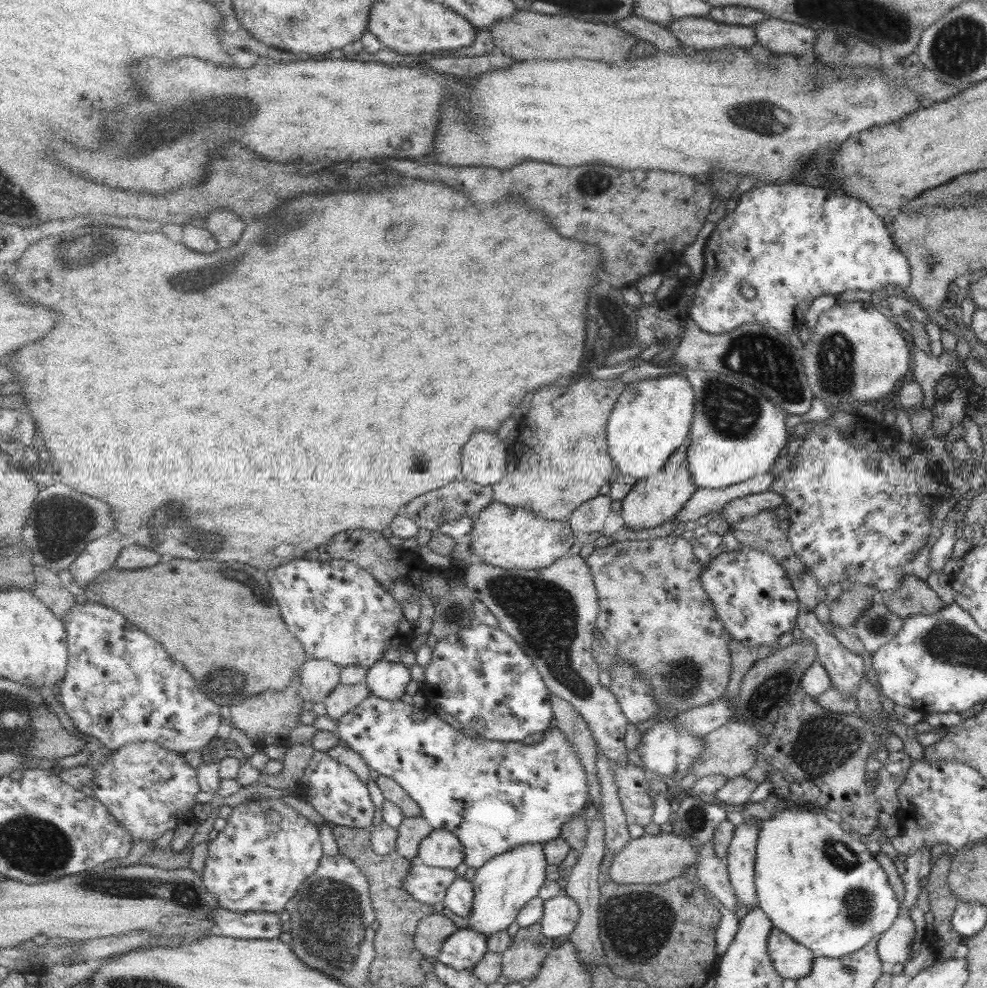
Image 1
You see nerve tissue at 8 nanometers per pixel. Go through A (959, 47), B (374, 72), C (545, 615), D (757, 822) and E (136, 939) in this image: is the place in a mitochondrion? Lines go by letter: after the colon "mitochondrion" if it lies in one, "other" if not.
A: mitochondrion
B: other
C: mitochondrion
D: other
E: other

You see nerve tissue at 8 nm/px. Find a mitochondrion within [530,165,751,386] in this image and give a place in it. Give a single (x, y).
(591, 184)

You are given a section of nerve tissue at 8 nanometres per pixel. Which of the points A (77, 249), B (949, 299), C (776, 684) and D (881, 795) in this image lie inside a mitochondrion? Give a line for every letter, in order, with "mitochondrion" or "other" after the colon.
A: mitochondrion
B: other
C: mitochondrion
D: other

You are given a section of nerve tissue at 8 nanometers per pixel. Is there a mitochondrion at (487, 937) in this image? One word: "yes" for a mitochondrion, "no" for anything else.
no

